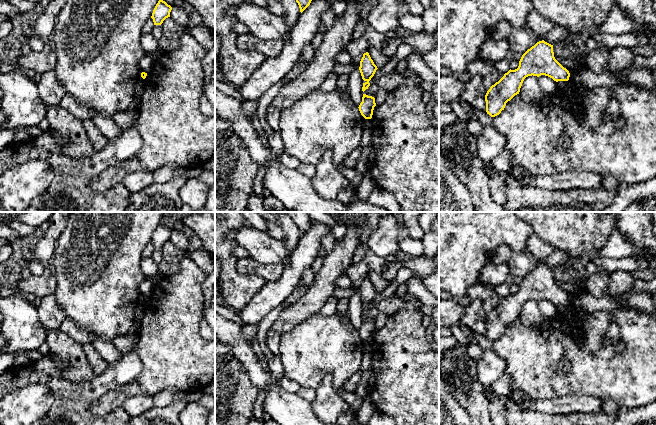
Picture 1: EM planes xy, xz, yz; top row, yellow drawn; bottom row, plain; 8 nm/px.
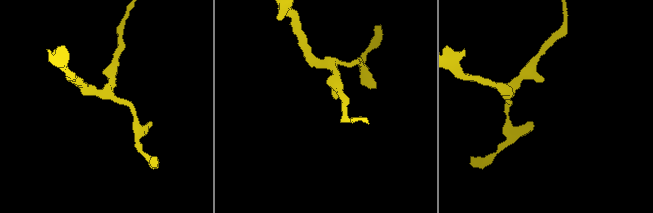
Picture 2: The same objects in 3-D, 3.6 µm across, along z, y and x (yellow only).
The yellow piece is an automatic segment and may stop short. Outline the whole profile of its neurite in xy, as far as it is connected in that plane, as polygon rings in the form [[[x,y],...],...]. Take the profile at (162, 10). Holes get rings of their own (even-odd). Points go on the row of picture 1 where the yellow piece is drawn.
[[[159,0],[151,16],[154,25],[161,25],[166,18],[170,17],[171,10],[172,7],[170,5],[163,0]]]

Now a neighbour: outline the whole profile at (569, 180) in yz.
[[[568,171],[553,175],[529,174],[523,182],[529,187],[547,190],[600,188],[605,175],[585,171]]]

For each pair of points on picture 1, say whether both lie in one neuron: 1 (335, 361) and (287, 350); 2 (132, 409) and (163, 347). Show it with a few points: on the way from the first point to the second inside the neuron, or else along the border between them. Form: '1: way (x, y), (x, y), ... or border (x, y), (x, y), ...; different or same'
1: way (323, 349), (299, 349); same
2: border (152, 396), (129, 396), (120, 406); different

